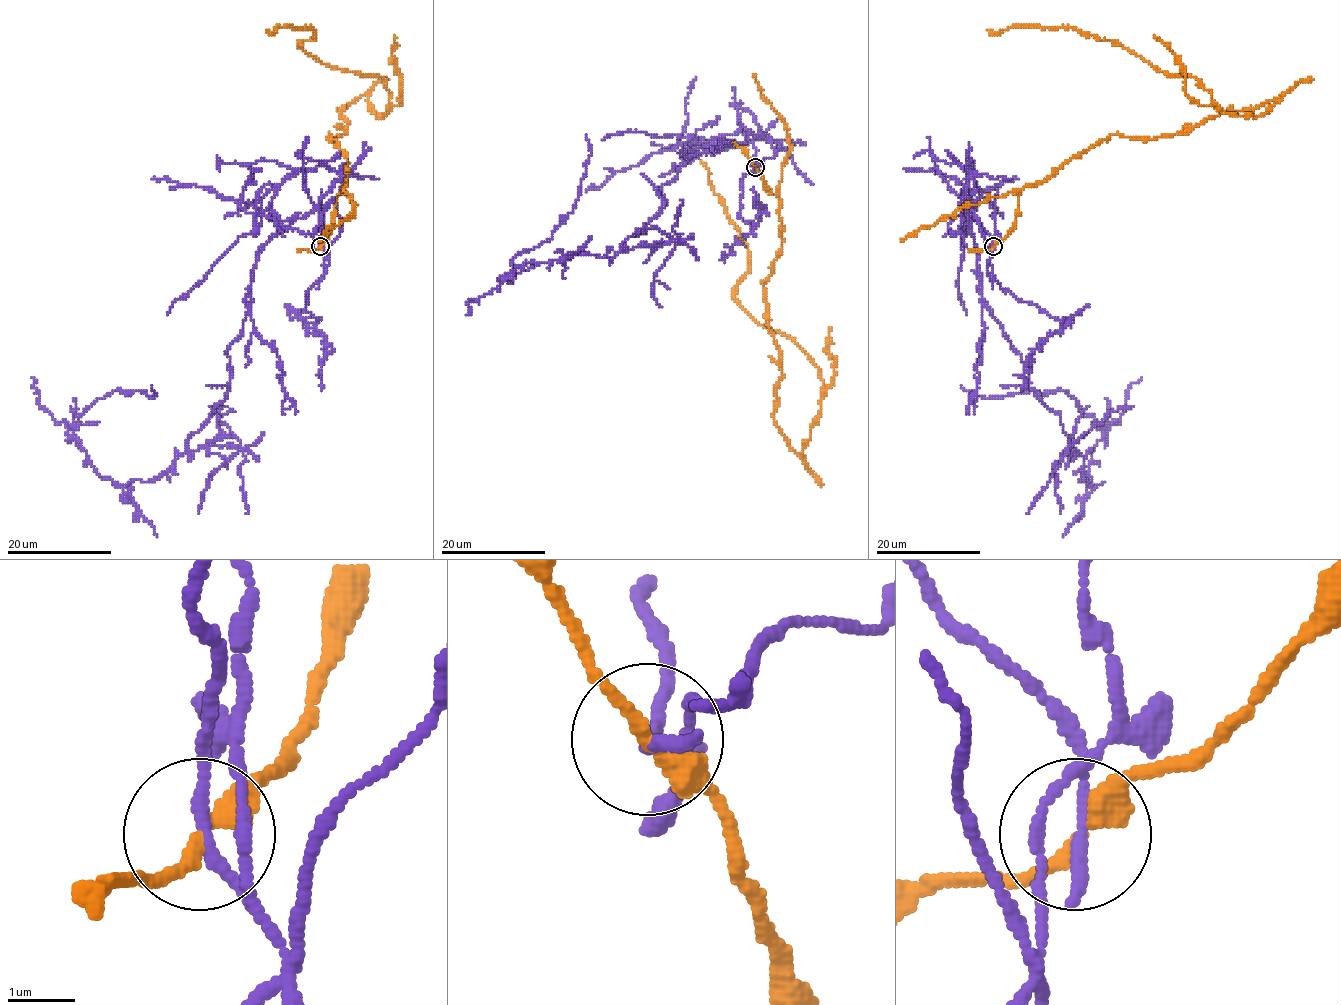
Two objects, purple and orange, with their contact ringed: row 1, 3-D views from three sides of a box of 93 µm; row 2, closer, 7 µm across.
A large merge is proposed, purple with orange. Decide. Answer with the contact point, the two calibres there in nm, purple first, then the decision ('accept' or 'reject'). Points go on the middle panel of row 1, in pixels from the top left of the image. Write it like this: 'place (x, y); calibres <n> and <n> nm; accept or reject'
place (755, 167); calibres 260 and 260 nm; reject

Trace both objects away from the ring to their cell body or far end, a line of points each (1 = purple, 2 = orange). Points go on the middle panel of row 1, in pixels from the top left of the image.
1: (755, 166), (750, 141), (690, 151), (645, 233), (611, 258), (508, 277), (573, 208), (585, 134)
2: (755, 166), (782, 239), (764, 285), (773, 424), (801, 457), (824, 383), (734, 297), (750, 252), (700, 160)

